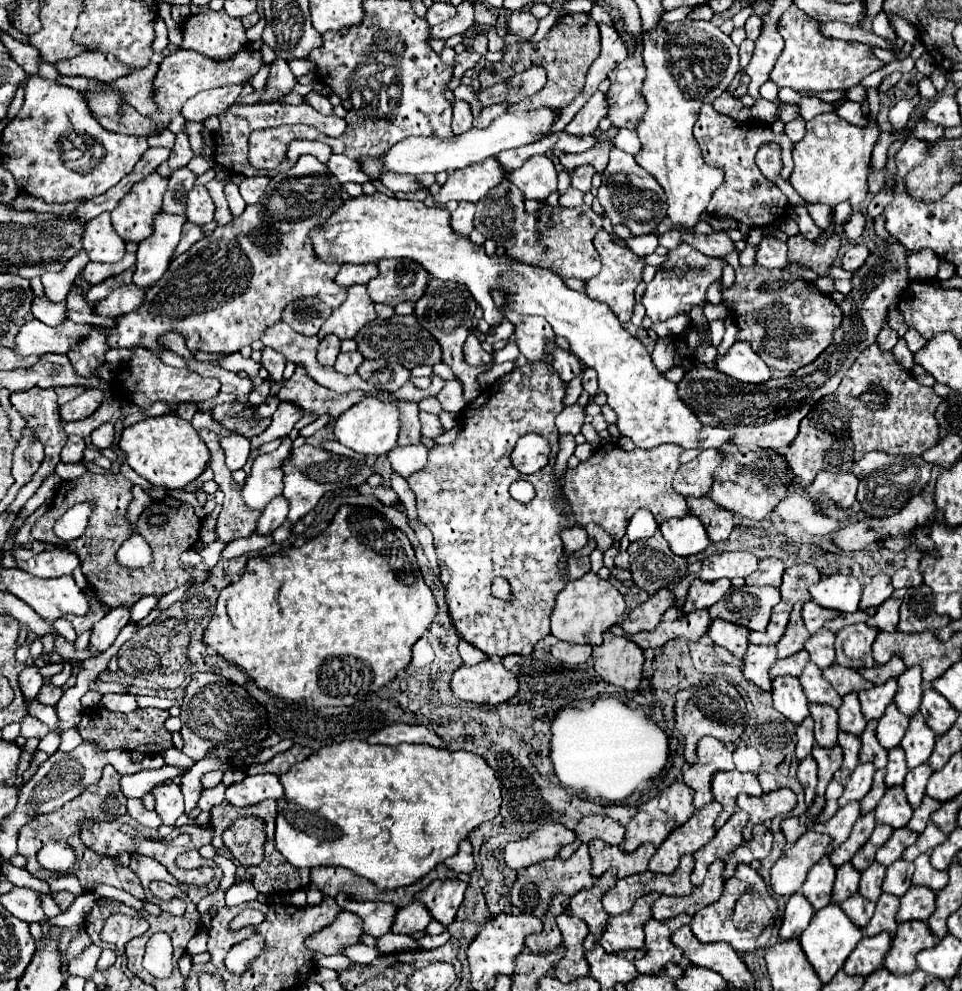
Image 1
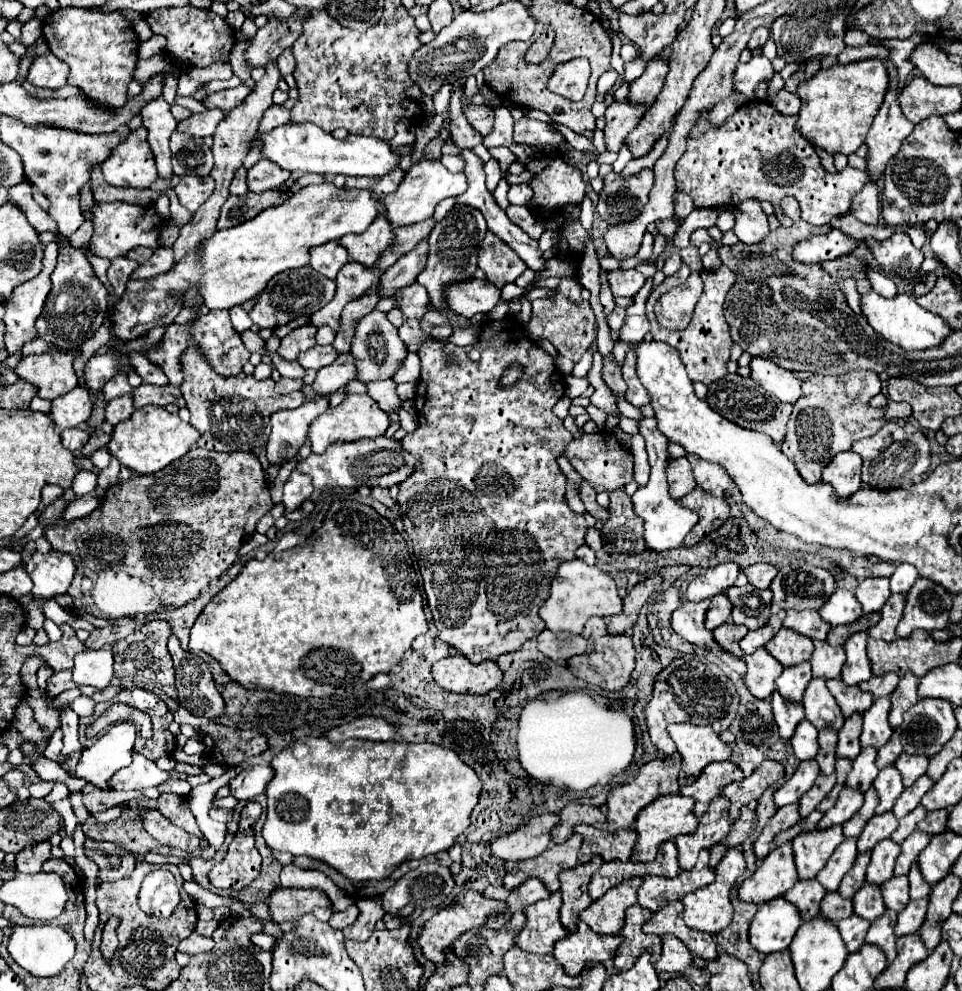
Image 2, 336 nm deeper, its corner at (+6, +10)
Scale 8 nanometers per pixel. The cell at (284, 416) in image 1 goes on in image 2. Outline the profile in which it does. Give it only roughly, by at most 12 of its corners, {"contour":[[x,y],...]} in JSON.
{"contour":[[338,355],[316,375],[314,389],[326,397],[356,379],[352,355]]}

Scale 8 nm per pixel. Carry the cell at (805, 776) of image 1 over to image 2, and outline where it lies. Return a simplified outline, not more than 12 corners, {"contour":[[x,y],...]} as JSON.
{"contour":[[802,761],[774,793],[774,805],[796,803],[814,785],[816,761]]}

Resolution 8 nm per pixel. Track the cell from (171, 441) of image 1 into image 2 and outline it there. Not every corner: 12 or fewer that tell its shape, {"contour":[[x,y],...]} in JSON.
{"contour":[[148,405],[114,427],[108,451],[140,475],[186,455],[200,433]]}

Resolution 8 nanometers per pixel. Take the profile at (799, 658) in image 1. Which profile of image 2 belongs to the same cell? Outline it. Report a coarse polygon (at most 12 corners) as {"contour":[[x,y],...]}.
{"contour":[[810,663],[788,667],[778,679],[778,693],[802,703],[812,681]]}

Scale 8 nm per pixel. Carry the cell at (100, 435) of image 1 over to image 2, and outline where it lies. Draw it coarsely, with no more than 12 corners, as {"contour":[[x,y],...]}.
{"contour":[[132,395],[114,397],[106,421],[118,425],[134,413]]}

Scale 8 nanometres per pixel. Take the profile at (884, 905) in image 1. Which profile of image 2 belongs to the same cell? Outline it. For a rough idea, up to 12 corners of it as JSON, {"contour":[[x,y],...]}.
{"contour":[[888,915],[870,925],[866,943],[880,947],[888,963],[896,957],[896,935]]}

